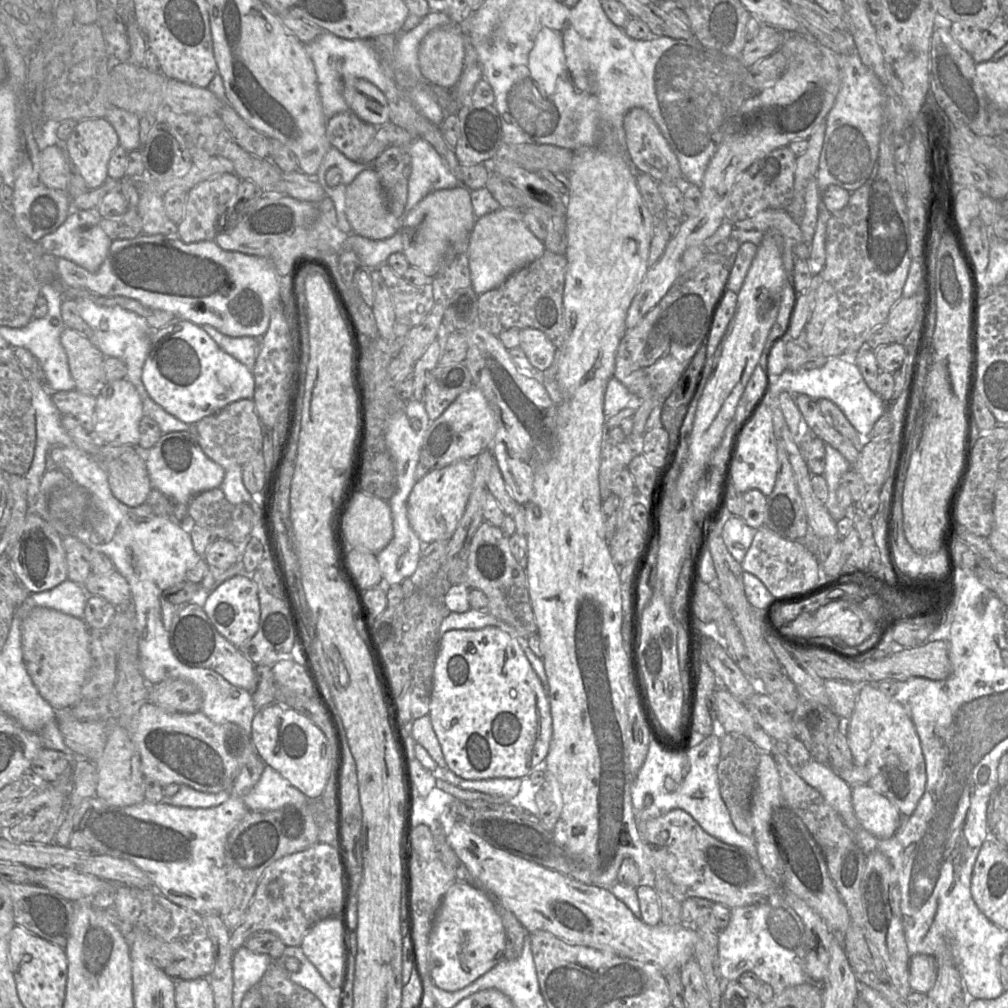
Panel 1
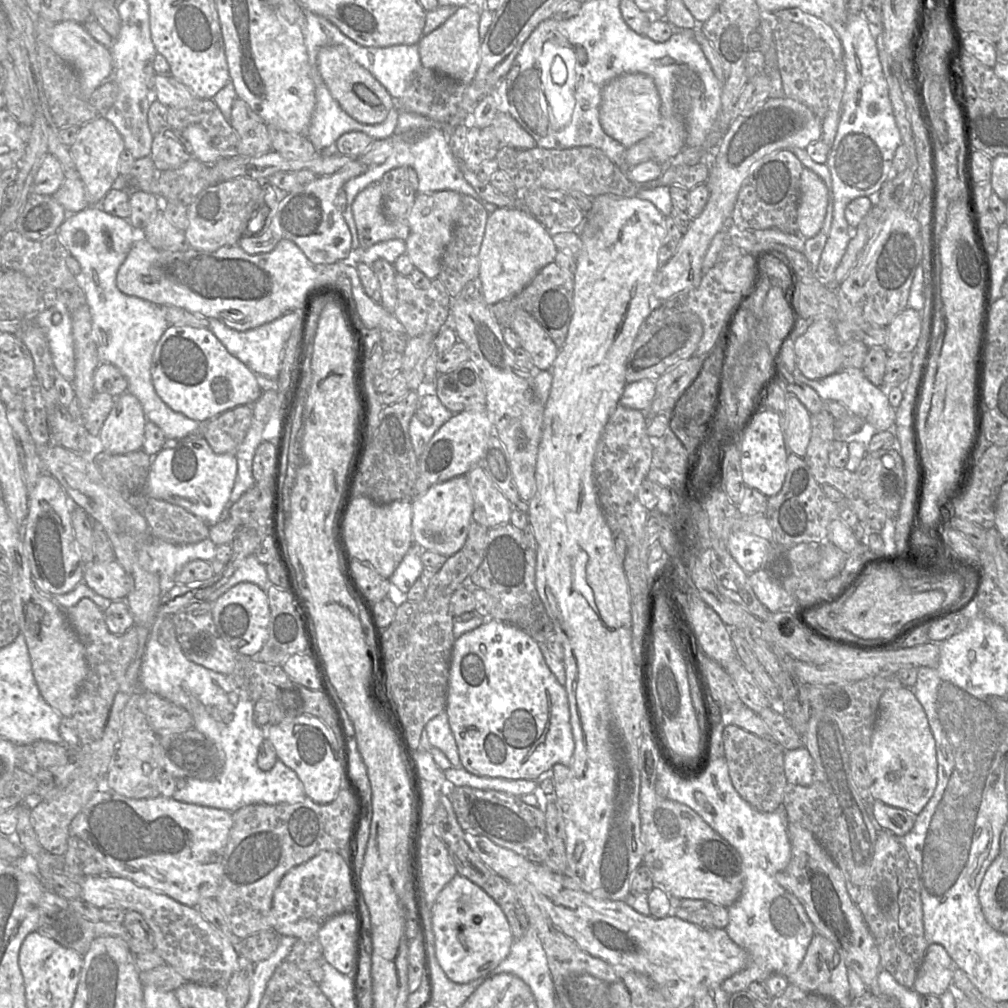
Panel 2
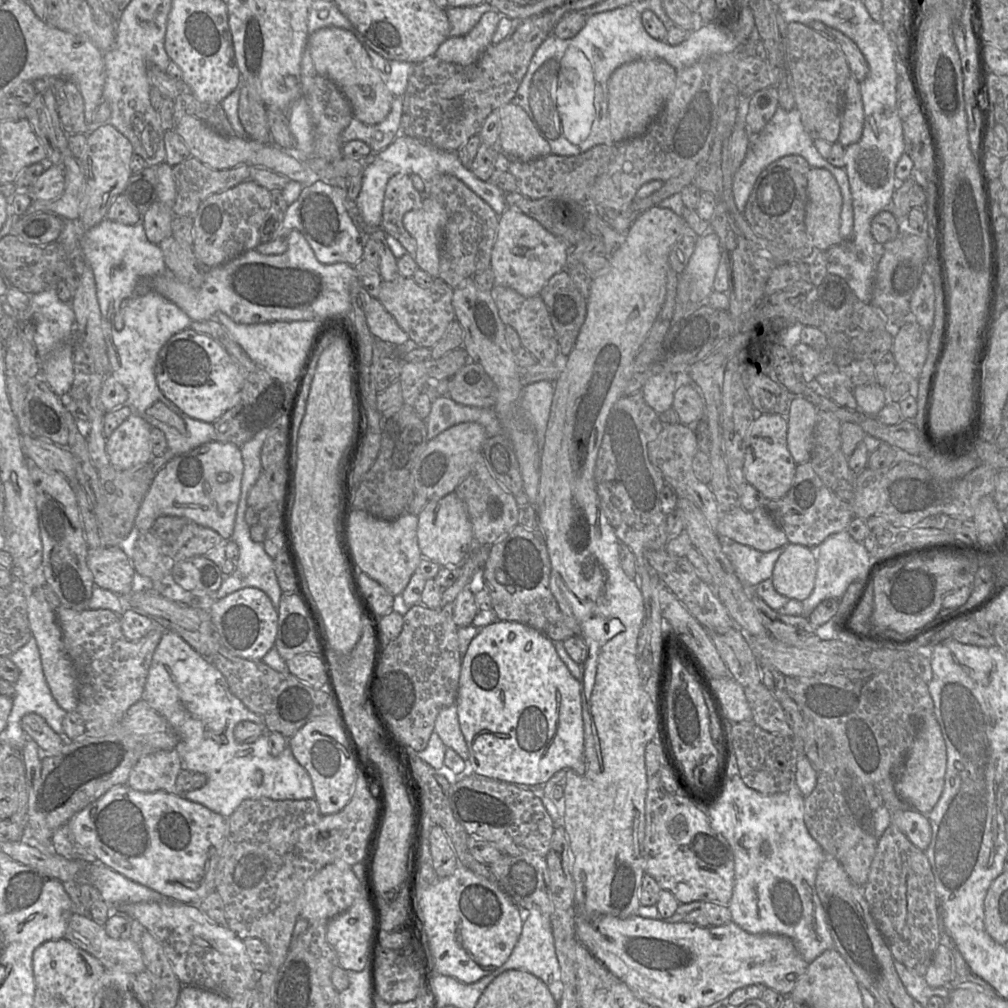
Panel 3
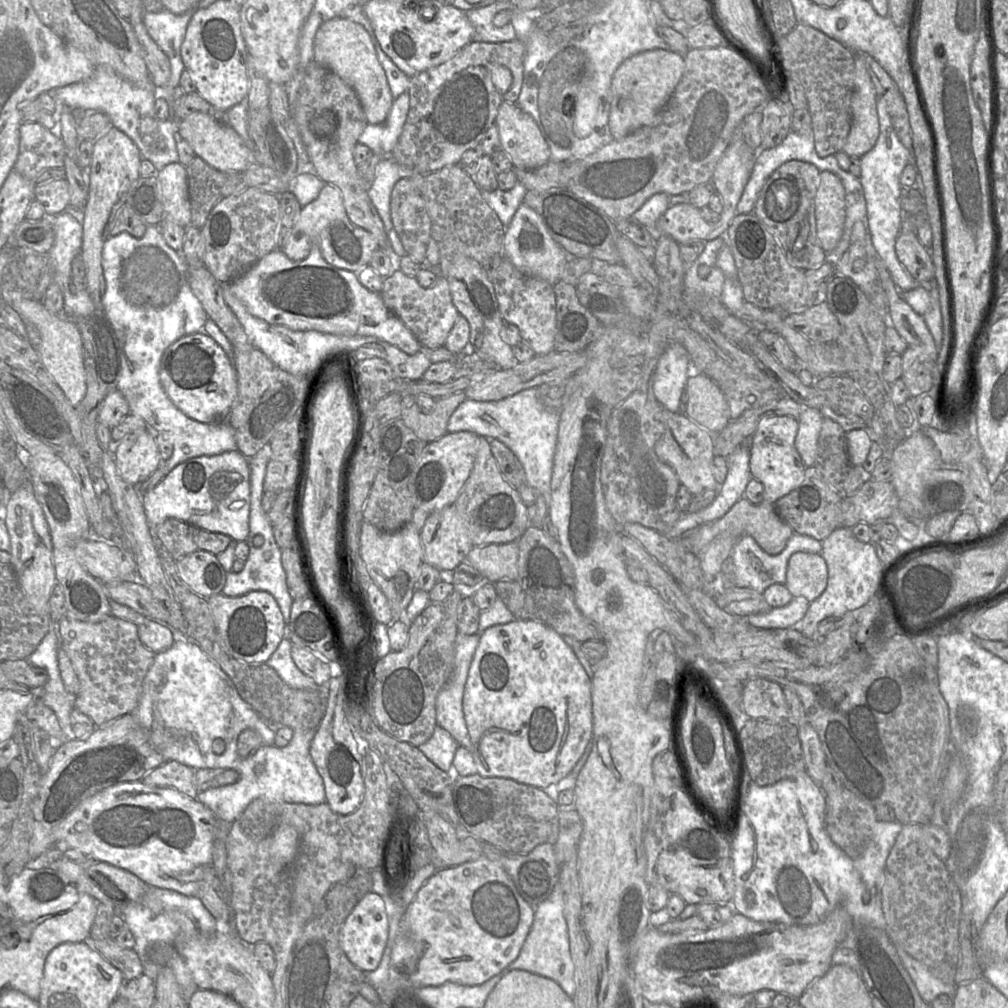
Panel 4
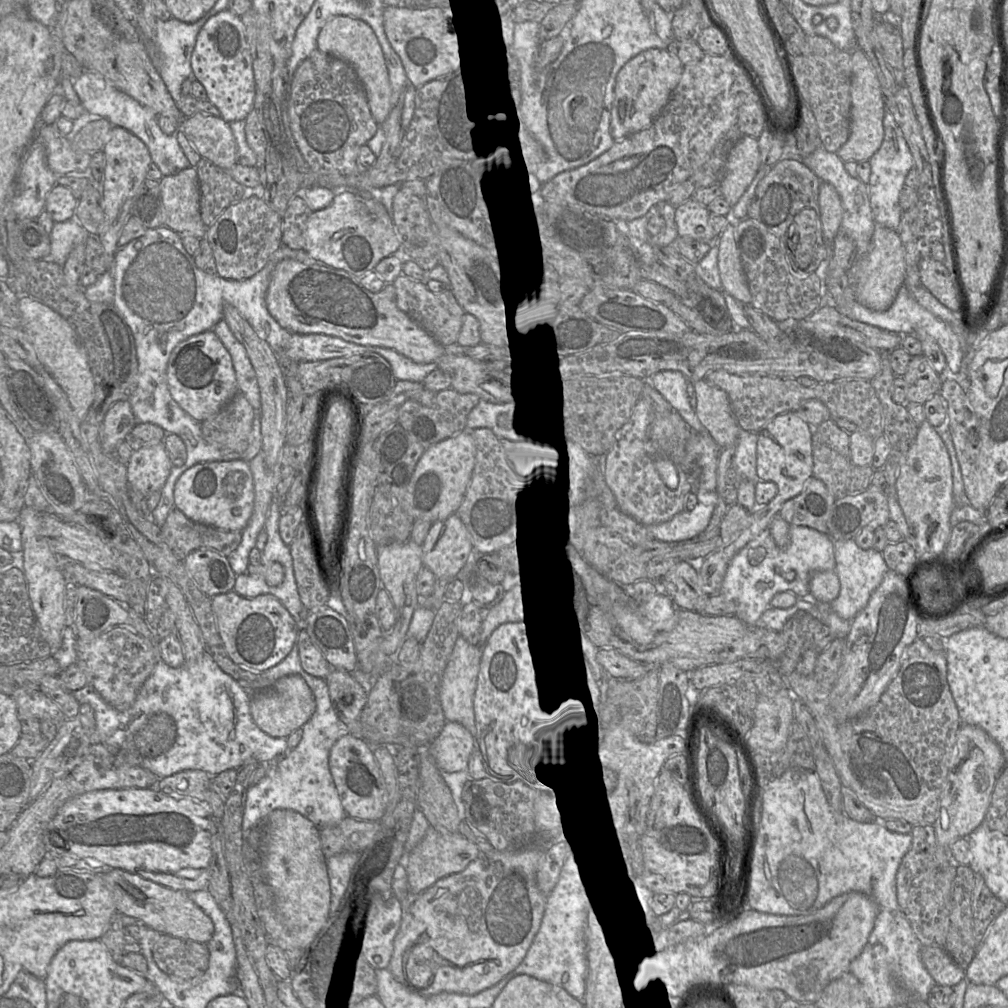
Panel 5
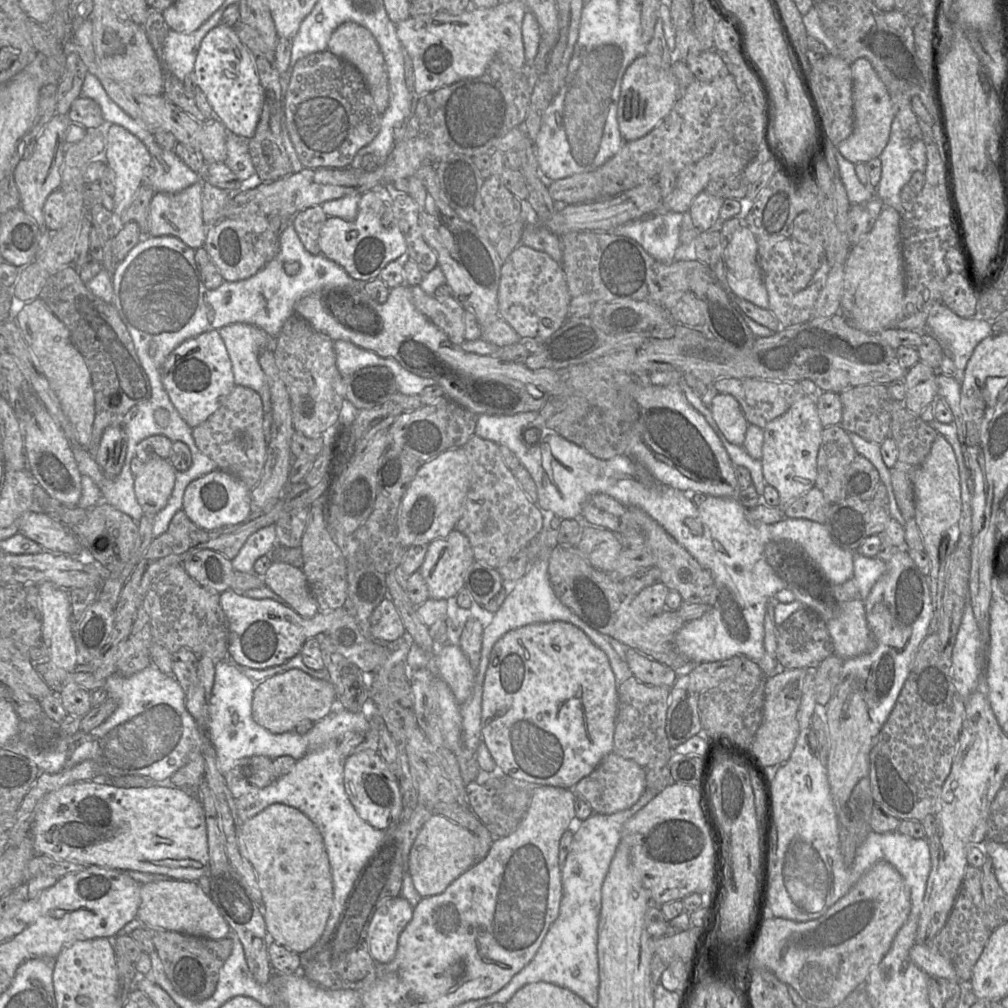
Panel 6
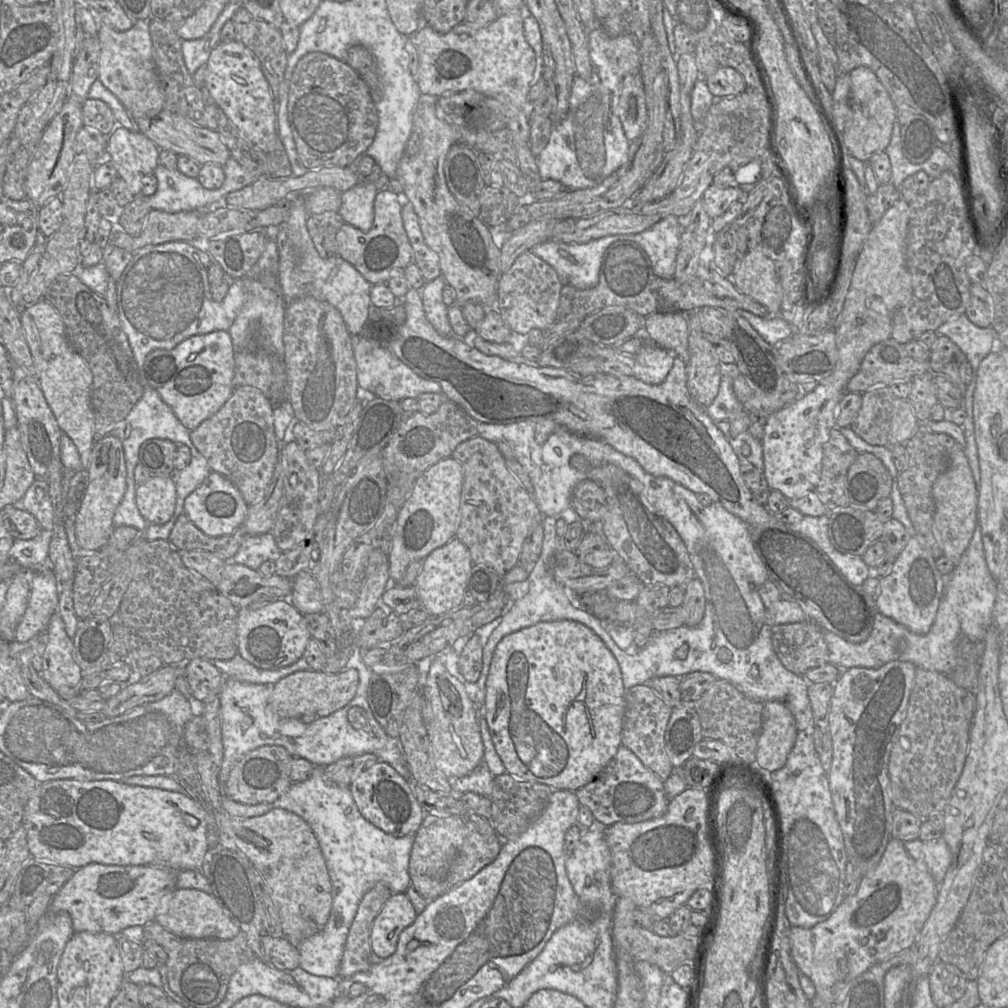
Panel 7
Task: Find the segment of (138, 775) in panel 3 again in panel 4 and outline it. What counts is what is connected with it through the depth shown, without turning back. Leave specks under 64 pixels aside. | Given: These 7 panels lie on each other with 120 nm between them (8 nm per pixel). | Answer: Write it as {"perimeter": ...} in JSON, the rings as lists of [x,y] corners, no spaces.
{"perimeter":[[[165,761],[148,772],[141,782],[151,787],[171,787],[196,799],[198,790],[194,784],[194,769],[177,761]]]}

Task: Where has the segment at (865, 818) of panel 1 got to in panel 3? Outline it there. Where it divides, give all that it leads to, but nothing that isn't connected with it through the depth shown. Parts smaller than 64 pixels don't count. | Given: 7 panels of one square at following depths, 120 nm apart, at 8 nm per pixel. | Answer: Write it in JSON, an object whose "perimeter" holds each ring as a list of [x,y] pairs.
{"perimeter":[[[913,809],[891,812],[891,824],[897,826],[919,849],[925,850],[932,837],[932,828],[927,814]]]}

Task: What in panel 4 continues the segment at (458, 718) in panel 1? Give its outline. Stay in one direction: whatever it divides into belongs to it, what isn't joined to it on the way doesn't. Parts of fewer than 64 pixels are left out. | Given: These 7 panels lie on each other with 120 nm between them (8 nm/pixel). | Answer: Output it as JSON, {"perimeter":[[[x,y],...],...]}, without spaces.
{"perimeter":[[[514,619],[487,628],[471,661],[463,713],[472,743],[477,774],[509,778],[536,788],[558,783],[581,758],[592,734],[592,681],[563,637],[547,625]]]}

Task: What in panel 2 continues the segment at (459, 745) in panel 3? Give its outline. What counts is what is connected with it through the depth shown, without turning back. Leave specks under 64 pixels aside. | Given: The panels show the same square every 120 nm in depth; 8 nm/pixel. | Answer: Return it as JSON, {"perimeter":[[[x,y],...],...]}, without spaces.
{"perimeter":[[[445,711],[432,718],[424,728],[429,743],[447,757],[452,767],[462,768],[455,738]]]}

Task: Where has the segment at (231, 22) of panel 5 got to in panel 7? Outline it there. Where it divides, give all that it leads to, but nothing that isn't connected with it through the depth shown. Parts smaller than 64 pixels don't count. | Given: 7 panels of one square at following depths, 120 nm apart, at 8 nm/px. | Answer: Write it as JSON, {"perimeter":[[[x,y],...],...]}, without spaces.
{"perimeter":[[[221,41],[211,52],[206,63],[205,87],[215,105],[222,110],[240,133],[265,153],[278,147],[278,103],[267,81],[258,58],[241,41]]]}

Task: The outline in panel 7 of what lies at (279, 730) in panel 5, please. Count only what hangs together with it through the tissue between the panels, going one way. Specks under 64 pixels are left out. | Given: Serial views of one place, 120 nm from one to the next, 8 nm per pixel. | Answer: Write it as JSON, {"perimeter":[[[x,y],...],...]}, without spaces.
{"perimeter":[[[356,668],[338,673],[297,671],[273,685],[268,704],[273,712],[282,719],[300,718],[304,714],[328,716],[343,708],[356,696],[358,685],[359,673]]]}

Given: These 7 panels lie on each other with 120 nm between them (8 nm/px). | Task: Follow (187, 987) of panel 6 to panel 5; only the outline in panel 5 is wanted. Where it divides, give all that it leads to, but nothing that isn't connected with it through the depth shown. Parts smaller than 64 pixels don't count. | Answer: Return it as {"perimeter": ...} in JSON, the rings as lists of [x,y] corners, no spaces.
{"perimeter":[[[161,933],[153,946],[153,959],[172,978],[200,979],[209,966],[207,944]]]}

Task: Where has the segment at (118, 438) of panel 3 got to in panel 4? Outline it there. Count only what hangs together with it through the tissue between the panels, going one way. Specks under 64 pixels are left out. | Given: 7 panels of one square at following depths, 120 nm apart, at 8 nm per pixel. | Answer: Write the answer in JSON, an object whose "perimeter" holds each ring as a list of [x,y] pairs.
{"perimeter":[[[153,431],[125,436],[114,444],[113,458],[122,479],[133,486],[146,480],[164,461]]]}

